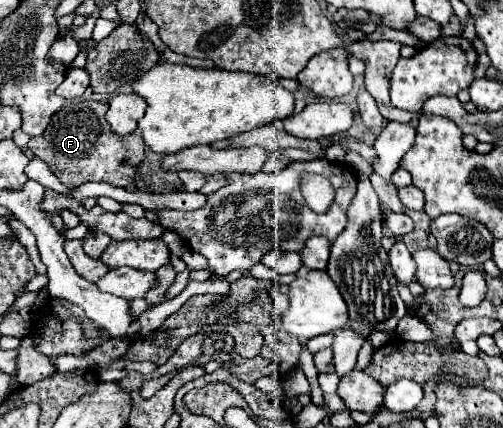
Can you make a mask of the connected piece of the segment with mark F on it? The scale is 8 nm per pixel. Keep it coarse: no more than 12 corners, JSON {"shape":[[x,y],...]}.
{"shape":[[73,100],[27,148],[67,186],[129,186],[141,136],[117,136],[107,104]]}

